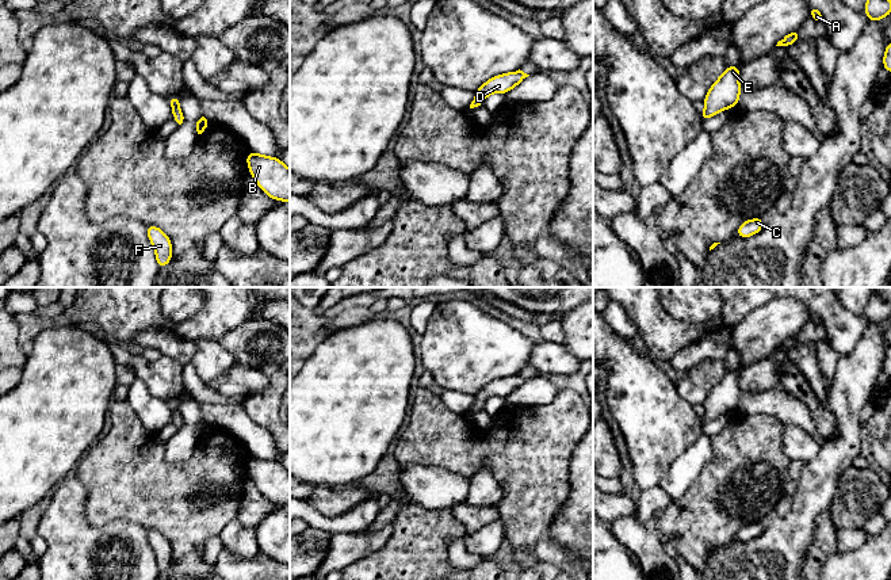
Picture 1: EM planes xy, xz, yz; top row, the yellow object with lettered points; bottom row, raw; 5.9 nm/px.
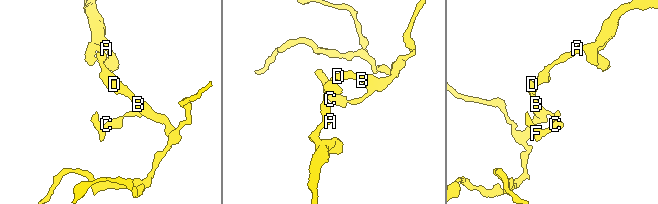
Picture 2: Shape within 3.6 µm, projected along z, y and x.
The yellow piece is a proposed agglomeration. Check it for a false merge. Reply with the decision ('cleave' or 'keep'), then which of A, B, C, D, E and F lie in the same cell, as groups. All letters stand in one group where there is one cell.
keep | A B C D E F

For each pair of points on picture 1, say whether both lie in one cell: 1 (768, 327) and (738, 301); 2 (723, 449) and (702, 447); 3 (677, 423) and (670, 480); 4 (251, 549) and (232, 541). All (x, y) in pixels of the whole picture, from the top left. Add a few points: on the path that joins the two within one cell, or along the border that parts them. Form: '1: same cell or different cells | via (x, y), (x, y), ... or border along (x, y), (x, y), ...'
1: different cells | border along (772, 301), (756, 306), (733, 327)
2: different cells | border along (712, 438), (714, 457), (696, 476)
3: different cells | border along (696, 441), (675, 460), (658, 484)
4: same cell | via (247, 546), (236, 541)

